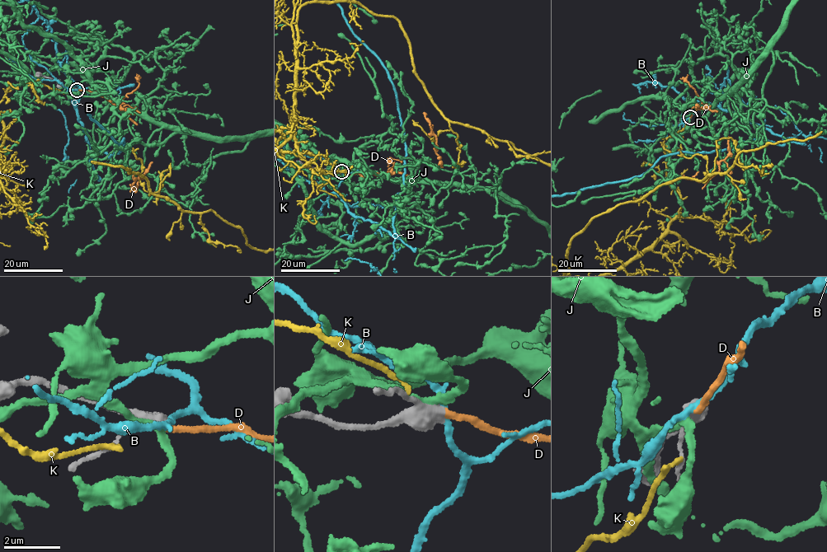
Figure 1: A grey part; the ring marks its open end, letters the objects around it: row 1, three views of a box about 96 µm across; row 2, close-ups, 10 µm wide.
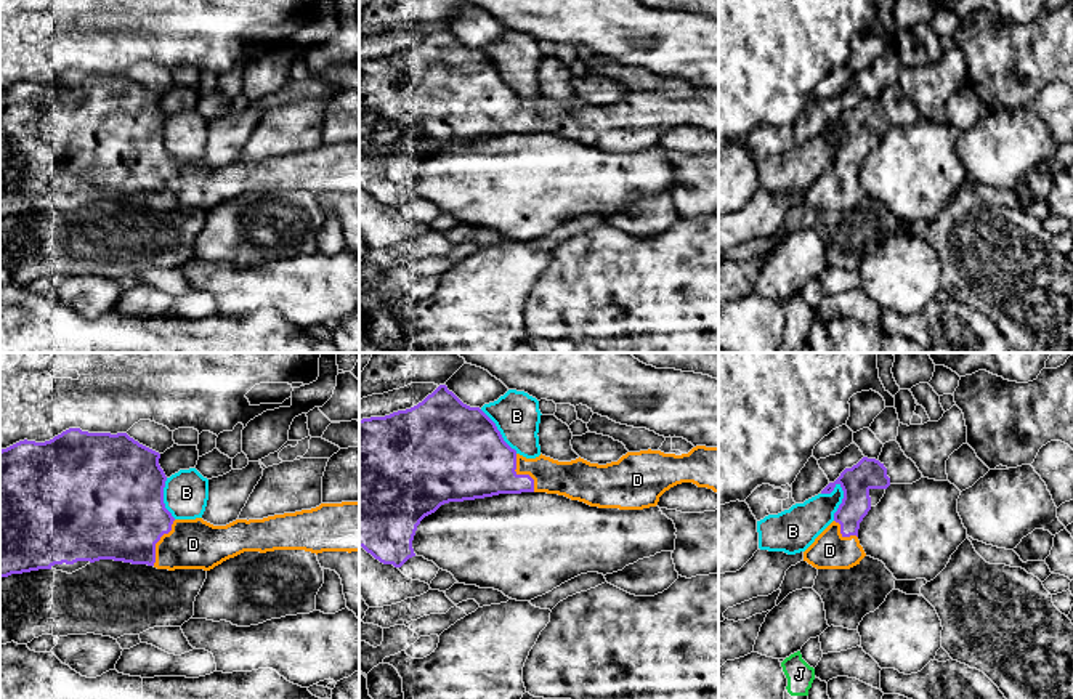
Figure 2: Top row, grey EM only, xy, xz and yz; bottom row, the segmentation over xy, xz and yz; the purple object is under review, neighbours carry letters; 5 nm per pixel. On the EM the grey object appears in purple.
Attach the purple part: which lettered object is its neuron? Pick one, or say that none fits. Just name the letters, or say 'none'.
D

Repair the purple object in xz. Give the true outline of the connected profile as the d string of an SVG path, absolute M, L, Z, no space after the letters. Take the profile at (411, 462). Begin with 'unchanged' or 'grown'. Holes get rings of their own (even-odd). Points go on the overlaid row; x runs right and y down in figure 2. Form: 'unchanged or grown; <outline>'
grown; M439 385L417 406L359 420L359 547L383 564L401 568L415 556L412 540L420 521L449 502L499 494L547 492L598 508L656 507L670 487L693 483L719 494L719 447L696 446L688 454L627 452L606 465L584 459L526 459L512 449L496 423Z

